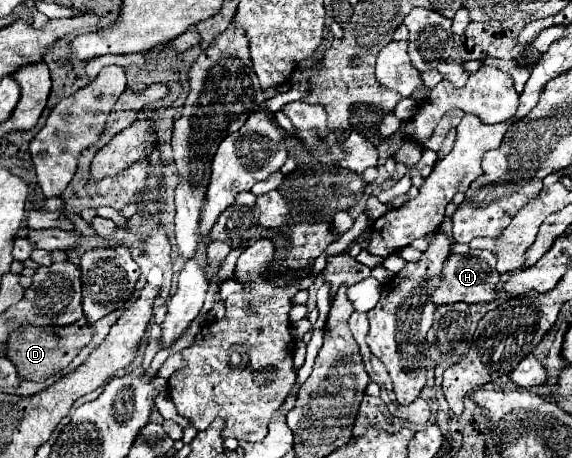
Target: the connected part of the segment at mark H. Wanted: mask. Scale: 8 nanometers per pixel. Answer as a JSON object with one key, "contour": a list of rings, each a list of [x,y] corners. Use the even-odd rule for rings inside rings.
{"contour":[[[471,250],[467,256],[453,254],[449,262],[443,266],[443,284],[433,292],[433,302],[437,306],[467,302],[467,304],[487,304],[499,298],[499,280],[501,274],[497,272],[497,258],[489,250]]]}

